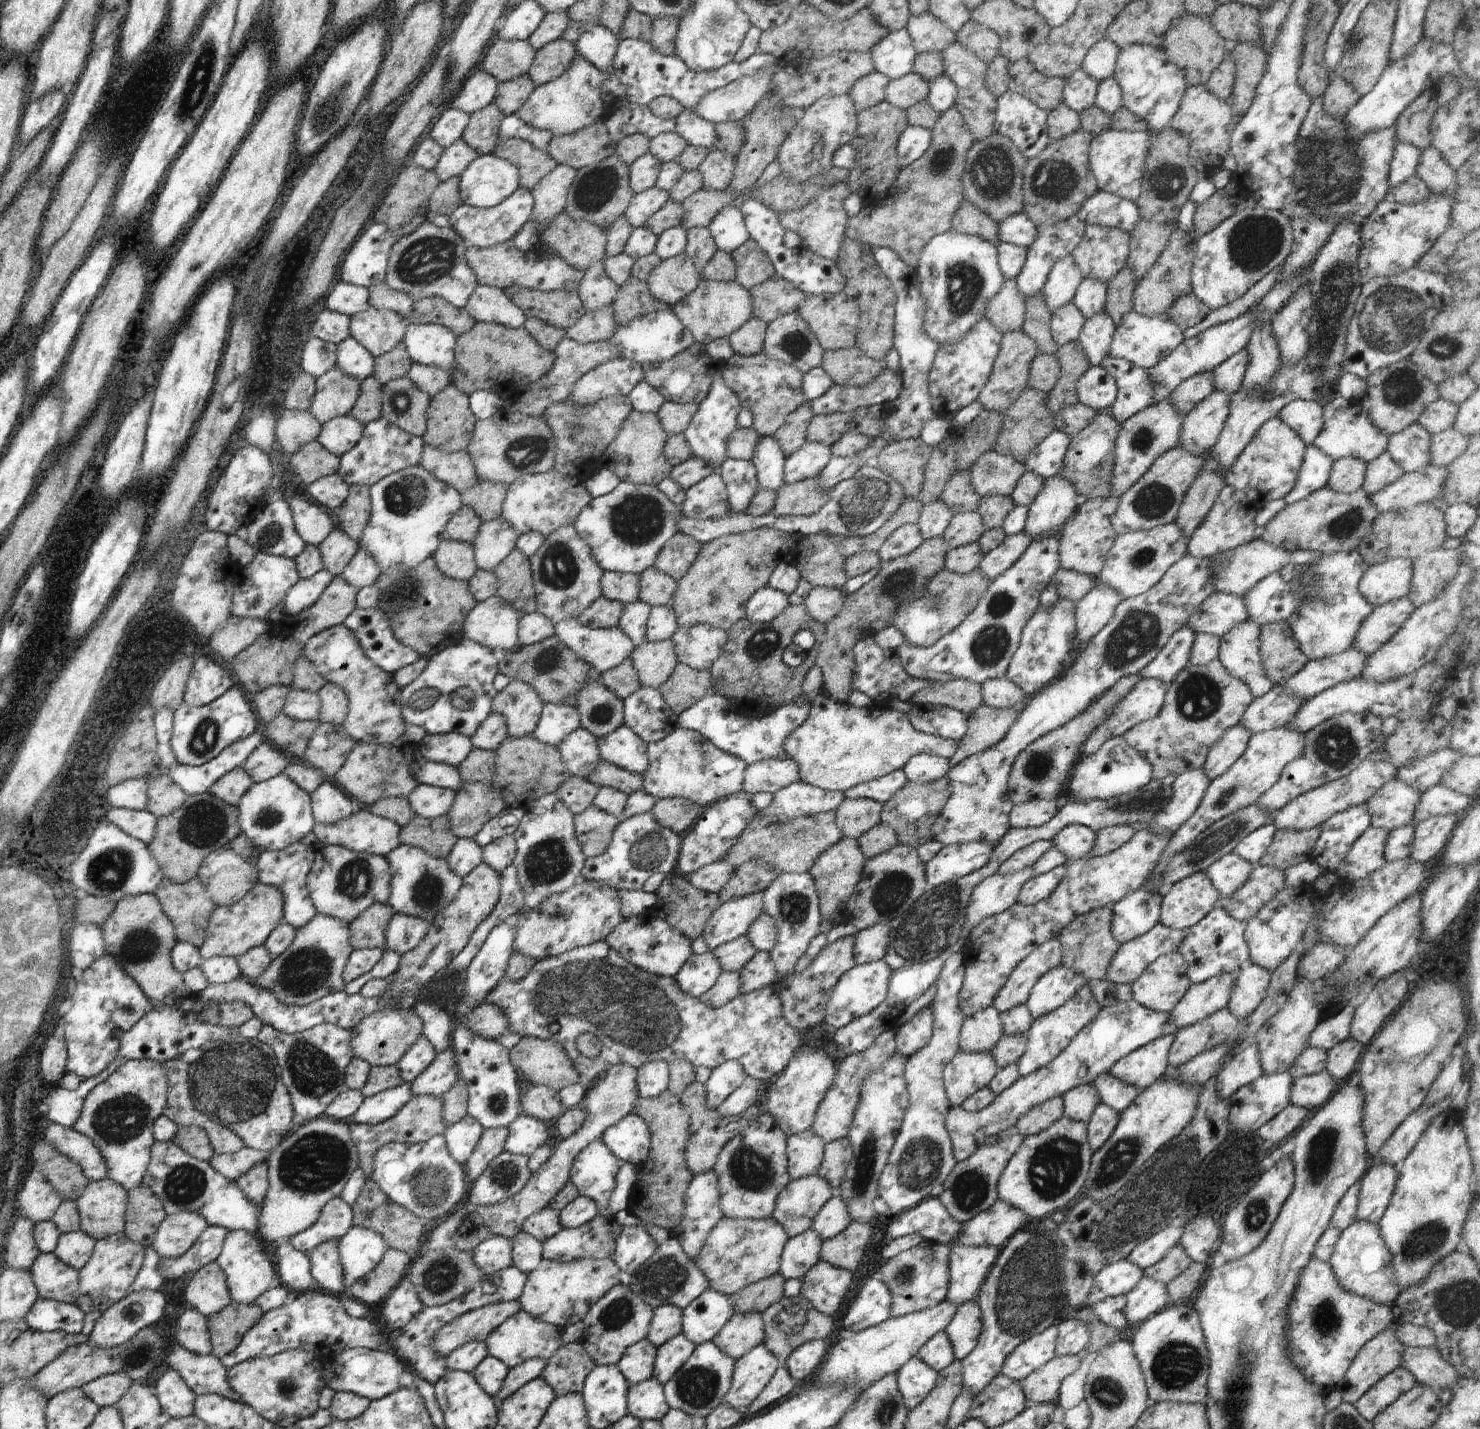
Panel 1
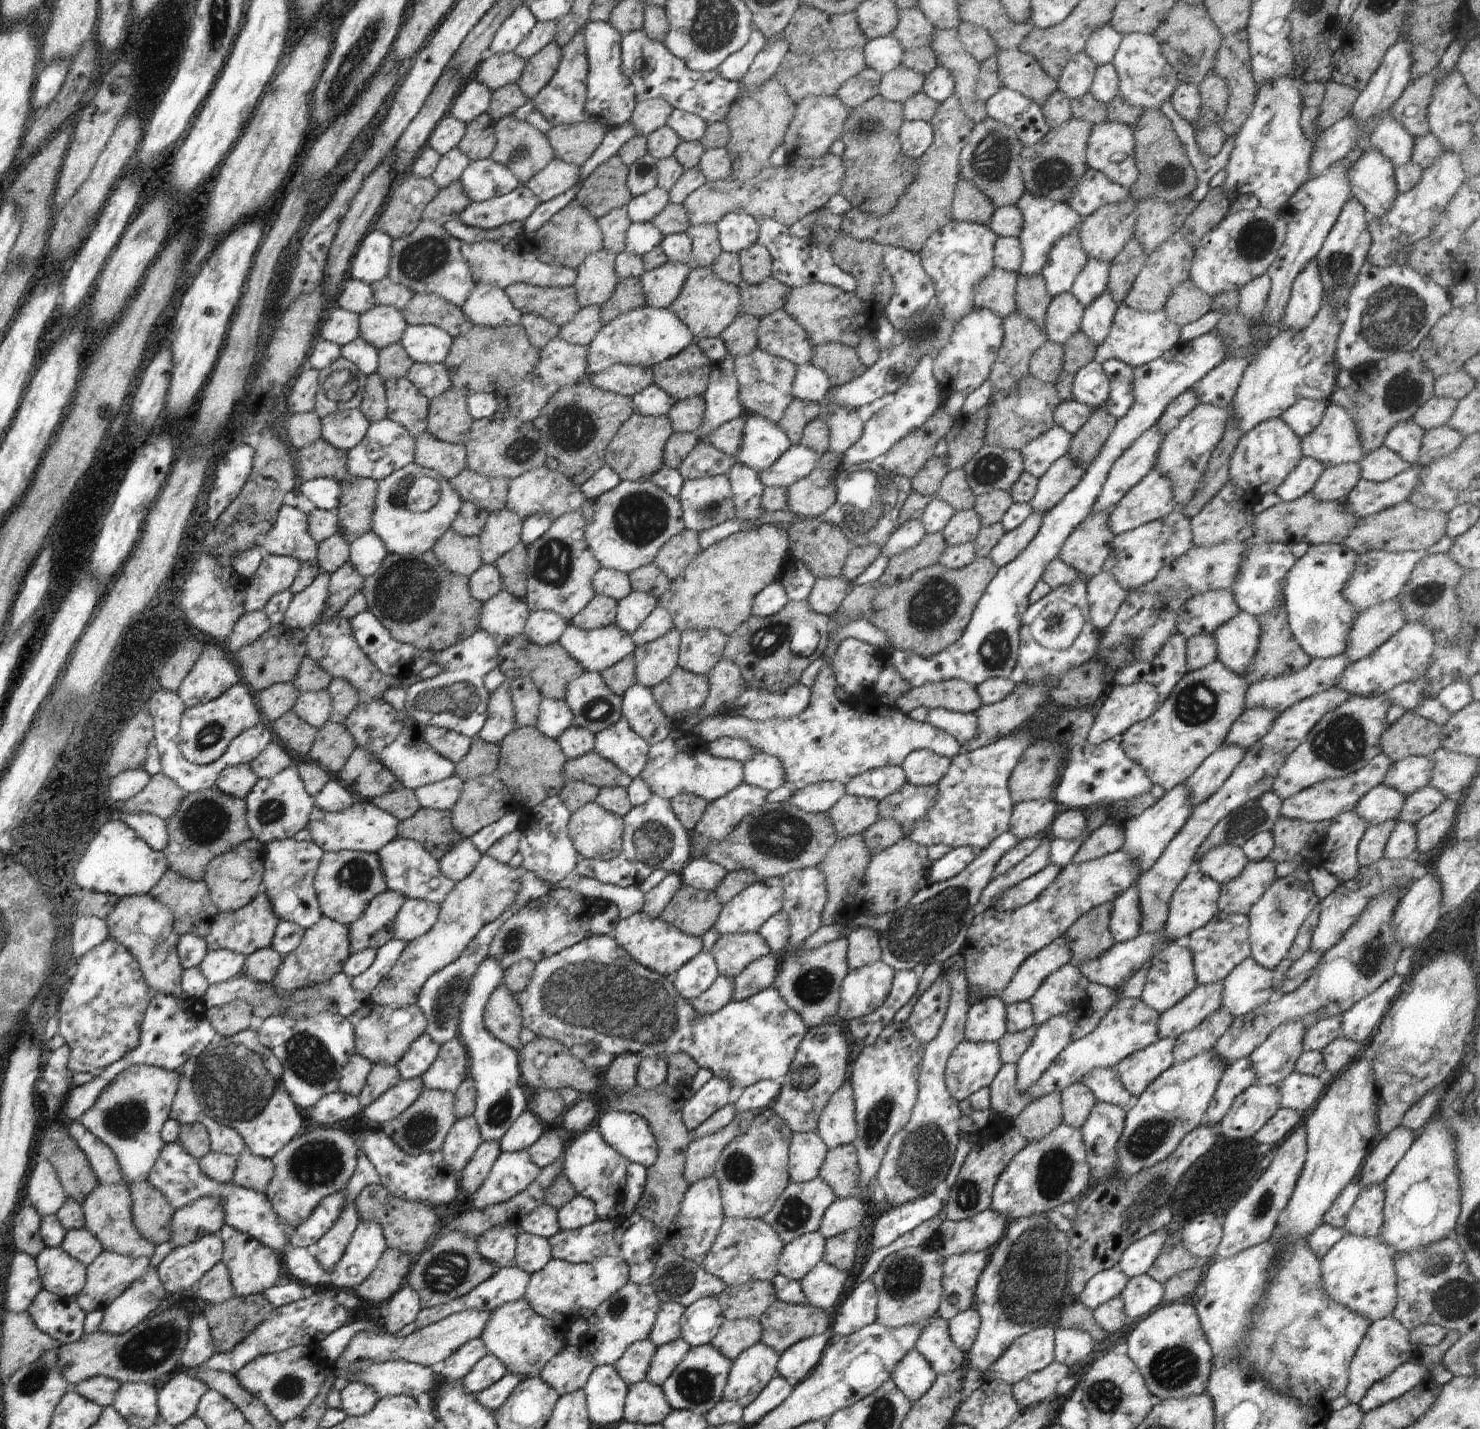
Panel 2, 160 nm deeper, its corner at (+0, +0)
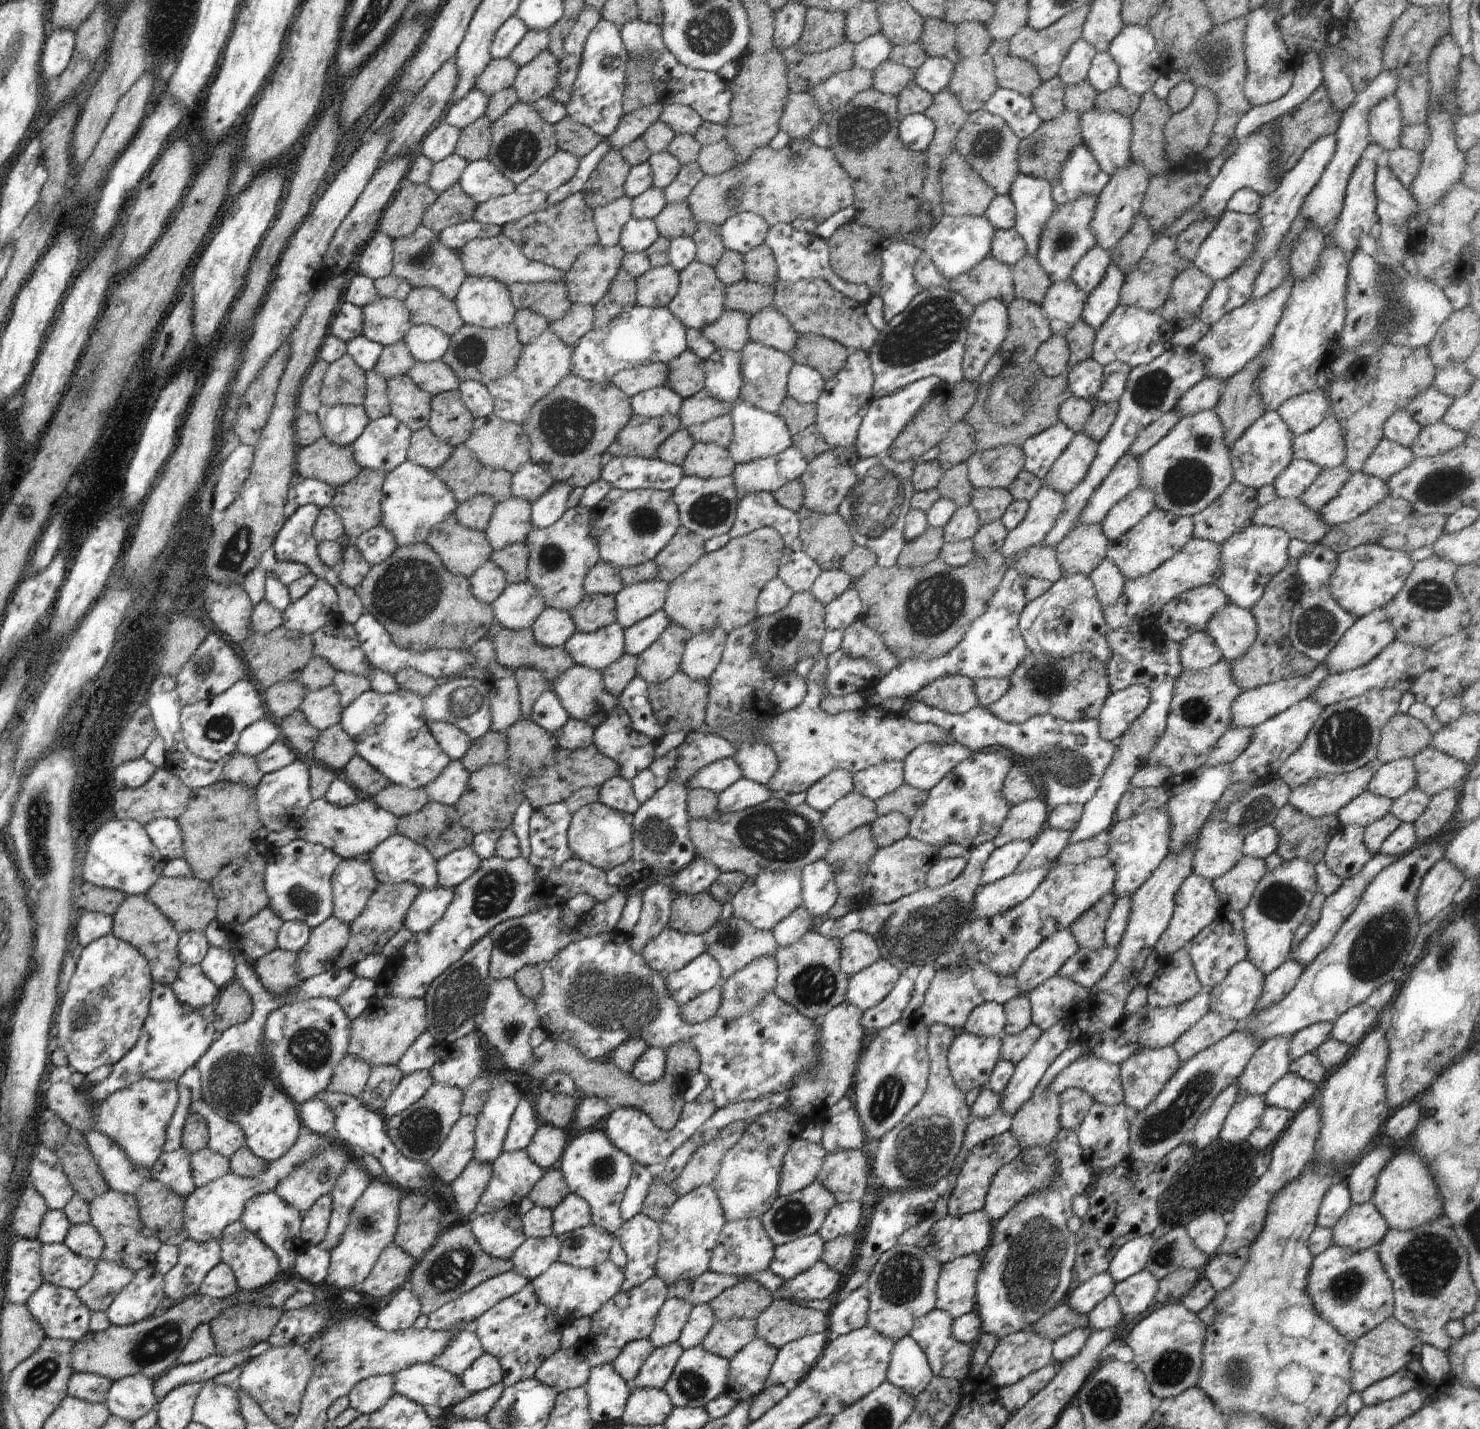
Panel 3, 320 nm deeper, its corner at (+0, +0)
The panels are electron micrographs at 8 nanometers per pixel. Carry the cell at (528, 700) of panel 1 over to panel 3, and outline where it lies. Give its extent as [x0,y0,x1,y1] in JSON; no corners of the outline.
[514,668,553,718]

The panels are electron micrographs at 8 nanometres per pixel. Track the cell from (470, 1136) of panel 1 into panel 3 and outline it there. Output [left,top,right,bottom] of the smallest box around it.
[427,1115,476,1184]

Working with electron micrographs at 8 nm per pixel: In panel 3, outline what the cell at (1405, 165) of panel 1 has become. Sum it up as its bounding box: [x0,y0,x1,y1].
[1367,94,1404,152]

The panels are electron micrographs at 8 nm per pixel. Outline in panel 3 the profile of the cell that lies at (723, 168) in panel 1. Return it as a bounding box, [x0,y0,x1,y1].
[697,139,736,176]

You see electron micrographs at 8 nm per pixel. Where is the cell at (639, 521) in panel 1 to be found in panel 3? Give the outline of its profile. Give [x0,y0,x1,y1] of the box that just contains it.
[591,488,681,569]

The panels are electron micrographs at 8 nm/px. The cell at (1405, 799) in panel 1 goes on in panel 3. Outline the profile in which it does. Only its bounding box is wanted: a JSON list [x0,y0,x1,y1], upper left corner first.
[1337,791,1392,827]

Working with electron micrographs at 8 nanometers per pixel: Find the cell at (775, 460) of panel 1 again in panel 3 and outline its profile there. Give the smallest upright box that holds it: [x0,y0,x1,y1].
[727,400,793,464]

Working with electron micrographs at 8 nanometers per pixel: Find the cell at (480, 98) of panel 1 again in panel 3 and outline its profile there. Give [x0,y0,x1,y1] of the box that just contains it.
[443,88,490,130]

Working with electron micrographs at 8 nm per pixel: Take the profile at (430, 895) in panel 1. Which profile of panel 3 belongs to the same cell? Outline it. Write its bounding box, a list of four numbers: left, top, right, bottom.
[365,832,439,892]

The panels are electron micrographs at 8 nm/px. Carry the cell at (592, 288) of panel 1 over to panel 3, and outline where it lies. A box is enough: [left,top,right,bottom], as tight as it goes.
[565,243,625,306]

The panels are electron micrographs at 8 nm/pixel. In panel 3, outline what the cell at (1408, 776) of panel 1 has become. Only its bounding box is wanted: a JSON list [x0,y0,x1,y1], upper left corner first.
[1366,757,1416,801]

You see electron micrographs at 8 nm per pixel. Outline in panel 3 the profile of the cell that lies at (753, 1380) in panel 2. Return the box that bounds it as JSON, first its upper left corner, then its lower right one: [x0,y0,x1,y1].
[726,1337,779,1402]

